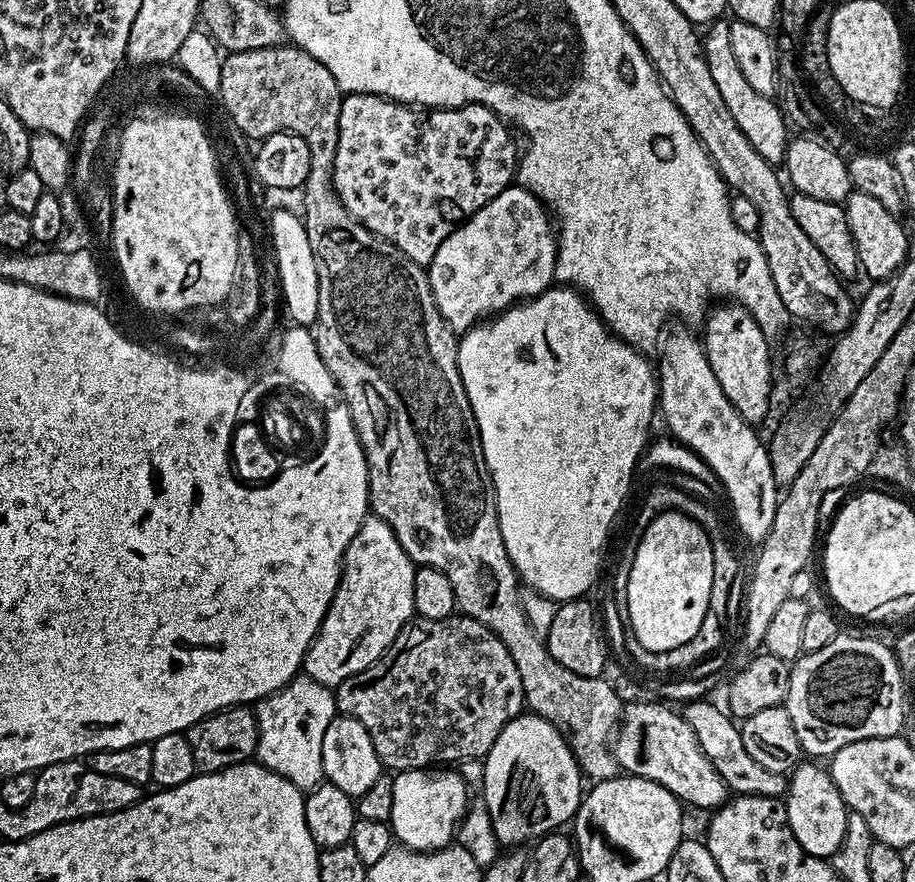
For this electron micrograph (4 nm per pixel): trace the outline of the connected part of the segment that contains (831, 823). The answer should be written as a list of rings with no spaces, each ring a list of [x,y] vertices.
[[[801,762],[792,769],[786,784],[786,807],[788,810],[788,828],[798,838],[802,850],[810,856],[831,858],[842,846],[846,838],[848,813],[838,786],[834,786],[831,771],[827,767],[819,768],[819,763]]]

